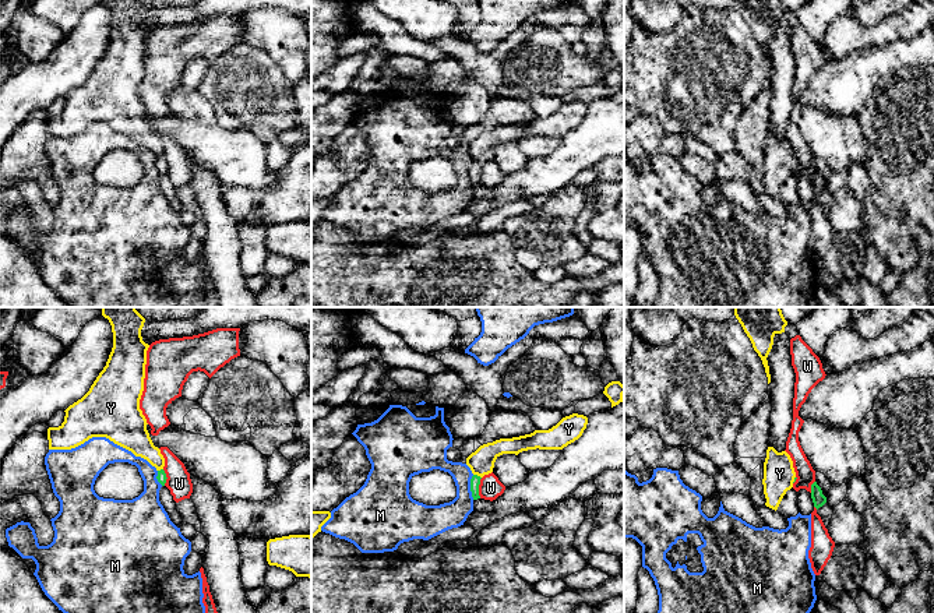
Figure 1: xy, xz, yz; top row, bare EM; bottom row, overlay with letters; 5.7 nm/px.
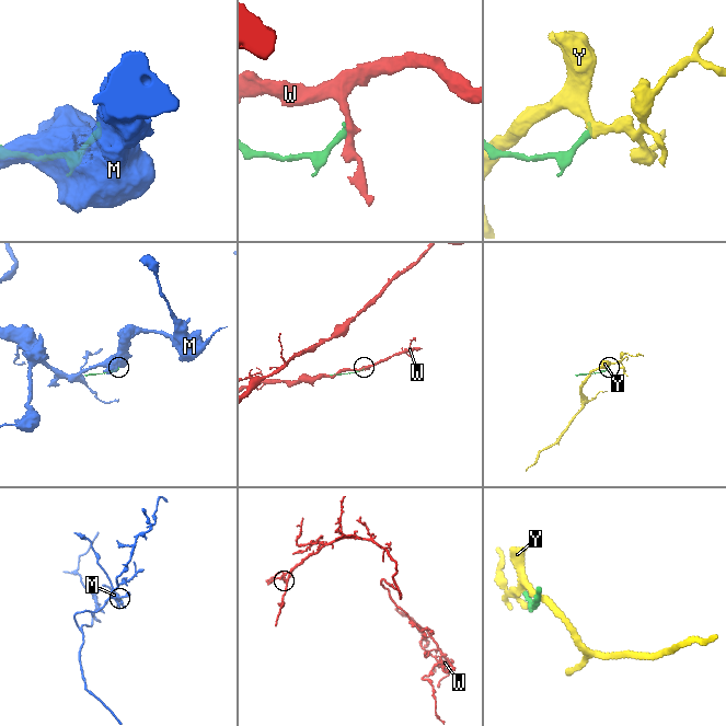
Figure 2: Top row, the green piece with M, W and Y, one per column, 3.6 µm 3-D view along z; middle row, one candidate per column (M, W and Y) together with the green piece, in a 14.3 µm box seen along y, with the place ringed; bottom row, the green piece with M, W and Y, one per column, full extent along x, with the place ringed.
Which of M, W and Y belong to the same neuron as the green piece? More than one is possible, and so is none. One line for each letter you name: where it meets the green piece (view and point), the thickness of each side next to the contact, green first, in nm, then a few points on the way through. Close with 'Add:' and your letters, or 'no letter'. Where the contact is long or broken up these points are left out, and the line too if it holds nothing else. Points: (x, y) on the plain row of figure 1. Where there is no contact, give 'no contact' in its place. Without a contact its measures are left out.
Add: no letter

